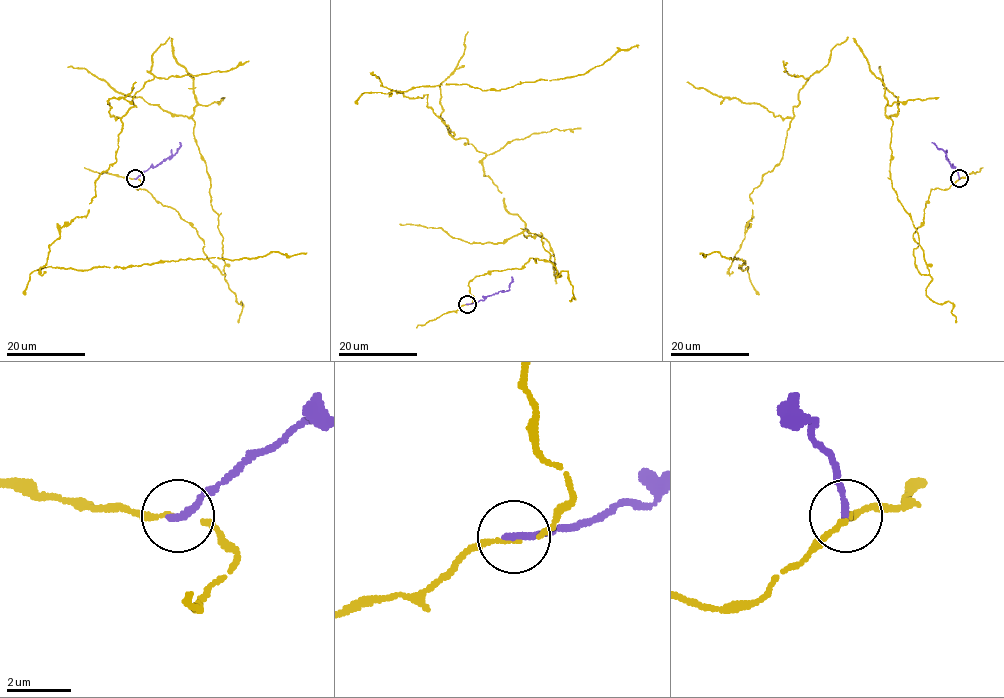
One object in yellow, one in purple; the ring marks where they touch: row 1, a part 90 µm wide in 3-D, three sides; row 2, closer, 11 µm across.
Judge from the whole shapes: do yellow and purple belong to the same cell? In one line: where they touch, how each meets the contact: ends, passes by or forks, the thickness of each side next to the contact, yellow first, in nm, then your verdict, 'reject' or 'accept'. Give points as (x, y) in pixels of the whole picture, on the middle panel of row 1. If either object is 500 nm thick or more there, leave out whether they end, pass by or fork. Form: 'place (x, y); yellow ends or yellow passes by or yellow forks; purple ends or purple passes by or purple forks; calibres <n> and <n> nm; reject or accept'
place (467, 304); yellow passes by; purple ends; calibres 120 and 240 nm; reject

